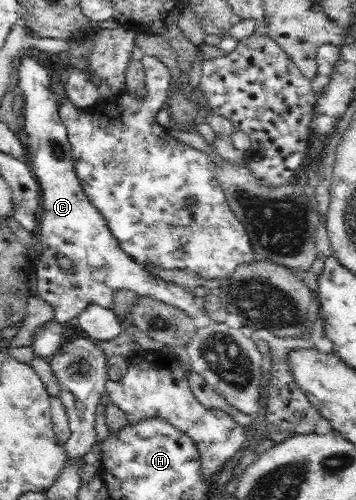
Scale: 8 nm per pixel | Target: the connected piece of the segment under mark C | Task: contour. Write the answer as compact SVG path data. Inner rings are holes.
M24 48L24 55L21 57L20 68L18 68L16 90L23 94L25 102L23 106L24 119L21 119L23 132L25 132L24 141L27 151L32 155L30 160L34 166L33 172L39 182L41 195L42 214L40 214L37 230L39 255L35 263L38 281L37 296L51 304L54 308L55 320L62 324L78 317L92 304L113 309L113 296L119 290L131 290L138 297L154 298L184 311L190 318L206 315L207 311L204 307L196 304L195 295L190 289L153 276L119 247L118 241L106 224L104 215L91 203L79 183L71 157L70 143L67 139L67 128L59 115L58 95L52 91L52 76L48 74L48 70L44 66L40 66L38 60L26 55L30 49L32 48ZM56 253L64 254L72 260L75 267L72 274L64 273L64 270L58 267L58 263L55 261Z

